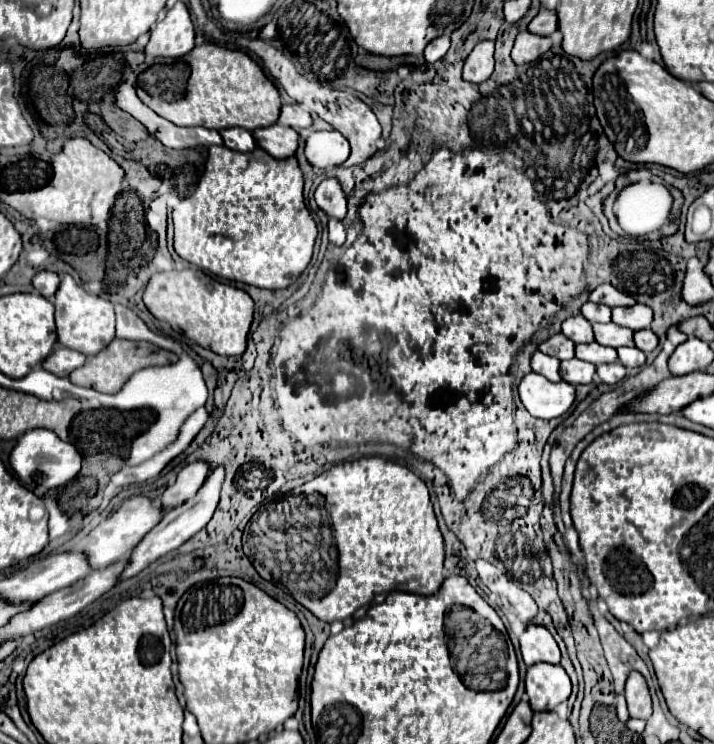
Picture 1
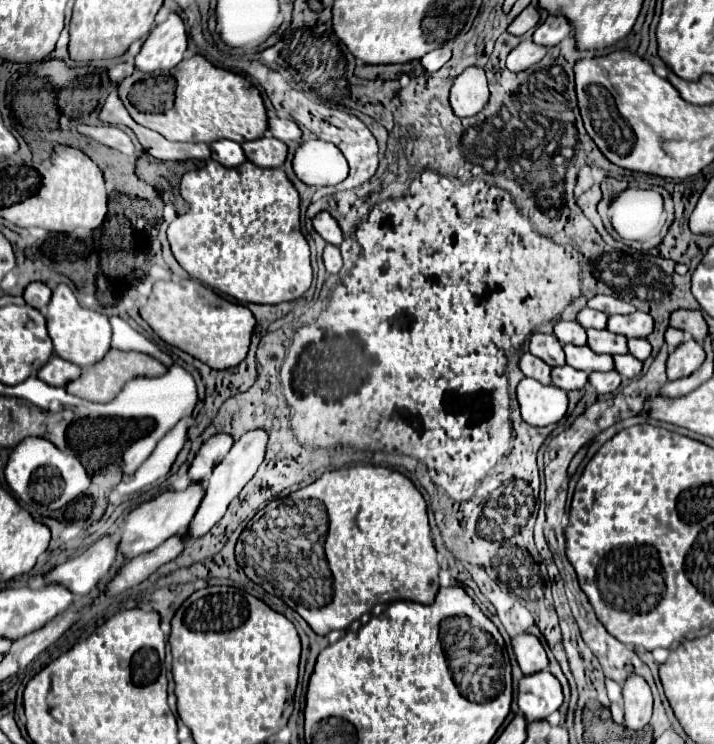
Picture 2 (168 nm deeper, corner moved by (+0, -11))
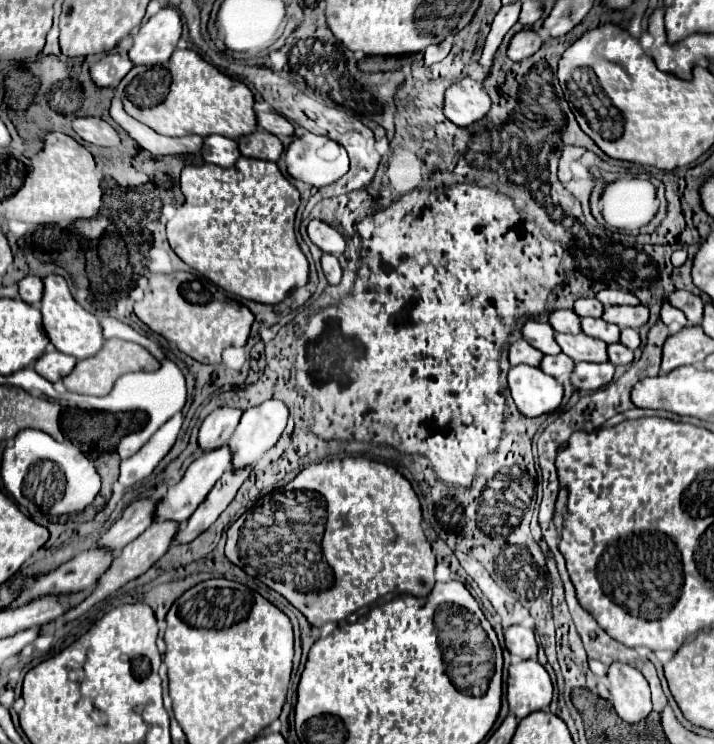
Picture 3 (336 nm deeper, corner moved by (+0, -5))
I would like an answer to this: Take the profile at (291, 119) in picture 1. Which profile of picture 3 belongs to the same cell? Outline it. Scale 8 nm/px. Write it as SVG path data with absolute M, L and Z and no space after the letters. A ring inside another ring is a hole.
M257 112L257 124L275 136L293 136L295 134L293 124L277 112Z

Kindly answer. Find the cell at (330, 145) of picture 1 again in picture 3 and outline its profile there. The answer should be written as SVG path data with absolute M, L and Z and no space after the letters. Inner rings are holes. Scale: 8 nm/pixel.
M311 132L289 144L285 162L293 178L317 188L333 184L349 170L349 156L345 148L327 136Z

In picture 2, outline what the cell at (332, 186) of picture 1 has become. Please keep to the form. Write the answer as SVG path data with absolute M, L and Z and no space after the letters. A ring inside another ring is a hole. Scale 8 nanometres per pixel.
M319 212L315 218L313 218L313 230L327 242L327 244L333 244L333 246L341 246L343 242L343 234L341 234L341 228L337 224L337 220L327 214L327 212Z

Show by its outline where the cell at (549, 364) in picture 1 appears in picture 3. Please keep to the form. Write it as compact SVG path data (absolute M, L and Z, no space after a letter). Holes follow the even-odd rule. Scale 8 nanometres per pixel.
M517 340L509 348L509 362L511 366L517 364L529 364L529 366L539 366L543 354L537 352L533 346L529 346L525 340Z

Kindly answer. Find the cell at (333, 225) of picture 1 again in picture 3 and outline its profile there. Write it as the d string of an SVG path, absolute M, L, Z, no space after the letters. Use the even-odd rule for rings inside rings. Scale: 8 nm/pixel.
M323 254L321 256L321 268L323 268L323 274L325 274L329 284L339 284L339 280L341 280L341 264L339 264L337 256Z

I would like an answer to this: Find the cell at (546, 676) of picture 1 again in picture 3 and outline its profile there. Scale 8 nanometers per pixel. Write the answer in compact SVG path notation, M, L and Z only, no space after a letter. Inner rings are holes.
M525 660L509 668L507 700L511 712L521 720L551 704L553 682L537 660Z

